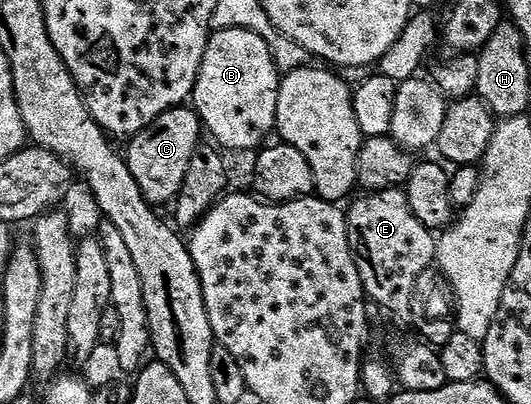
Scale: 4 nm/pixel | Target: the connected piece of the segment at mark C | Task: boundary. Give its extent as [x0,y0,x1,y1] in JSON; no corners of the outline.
[125,106,201,205]

